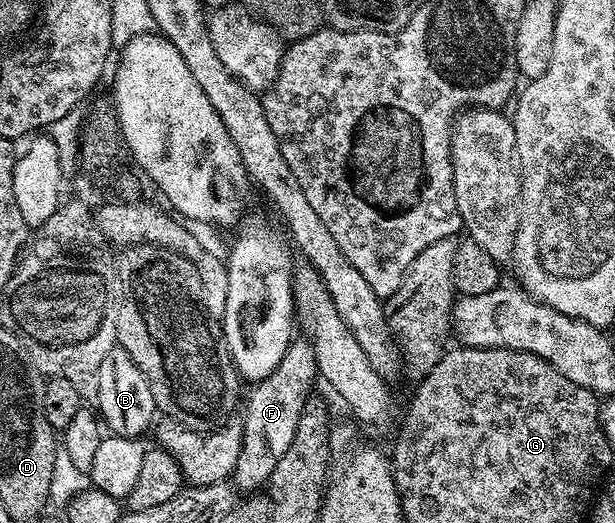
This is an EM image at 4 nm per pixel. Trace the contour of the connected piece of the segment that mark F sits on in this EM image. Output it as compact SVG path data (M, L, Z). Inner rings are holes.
M308 340L300 341L290 341L279 364L250 389L253 391L246 402L244 399L245 418L240 419L243 440L231 475L232 485L236 489L238 486L241 490L249 490L245 492L255 492L259 486L264 487L271 472L275 472L275 464L279 464L279 456L283 456L283 452L291 448L291 440L295 440L299 416L307 405L305 396L312 388L313 381L316 383L319 378L313 345Z

